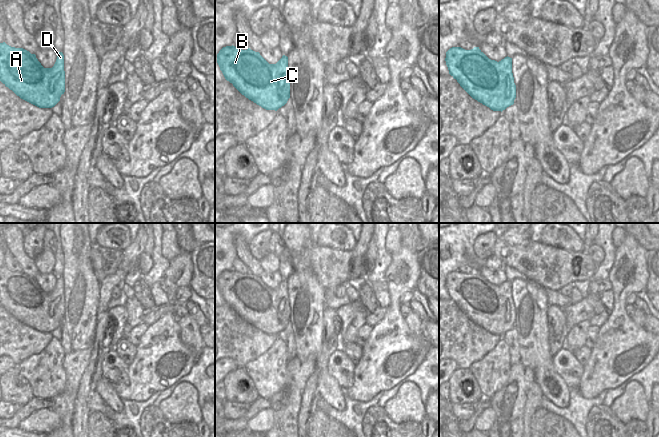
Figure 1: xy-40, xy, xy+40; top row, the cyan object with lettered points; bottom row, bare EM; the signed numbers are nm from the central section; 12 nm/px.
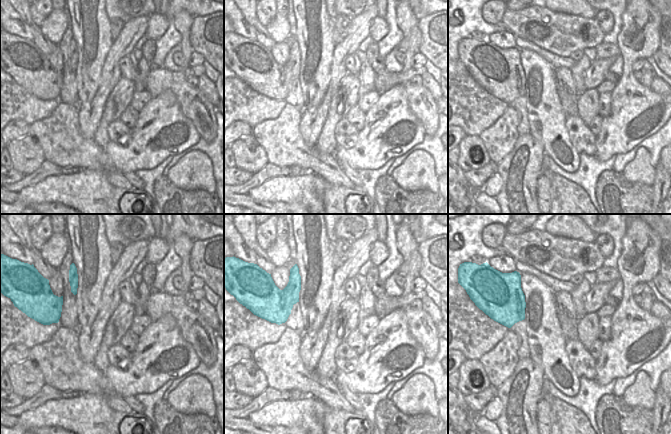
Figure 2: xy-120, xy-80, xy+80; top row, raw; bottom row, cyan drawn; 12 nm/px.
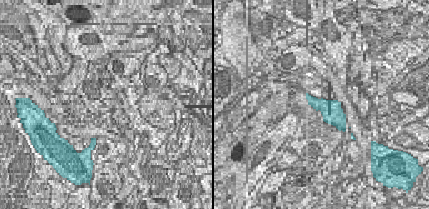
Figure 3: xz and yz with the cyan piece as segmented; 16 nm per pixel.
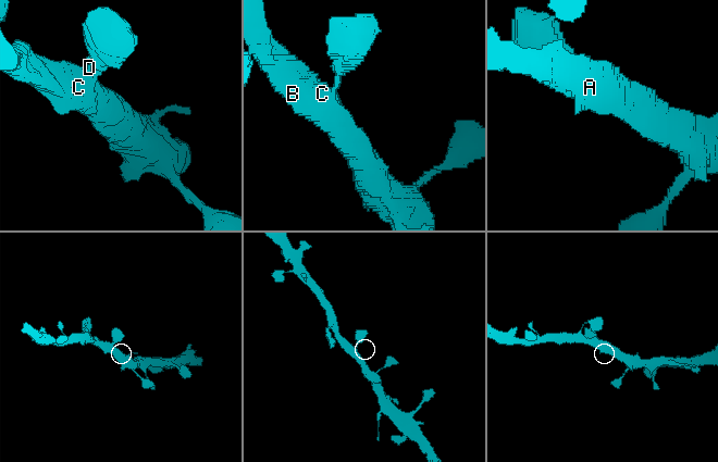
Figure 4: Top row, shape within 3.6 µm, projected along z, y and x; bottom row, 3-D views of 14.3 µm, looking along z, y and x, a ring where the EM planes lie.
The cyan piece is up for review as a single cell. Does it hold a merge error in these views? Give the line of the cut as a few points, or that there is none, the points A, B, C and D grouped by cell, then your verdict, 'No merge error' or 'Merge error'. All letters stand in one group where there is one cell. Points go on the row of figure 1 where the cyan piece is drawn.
No split. Groups: A B C D. No merge error

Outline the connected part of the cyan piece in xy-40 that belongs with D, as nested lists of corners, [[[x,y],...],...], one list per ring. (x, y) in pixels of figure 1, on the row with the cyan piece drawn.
[[[0,43],[0,81],[21,99],[39,107],[52,108],[65,92],[64,55],[57,52],[57,59],[52,68],[44,68],[35,54],[23,48],[15,48]]]

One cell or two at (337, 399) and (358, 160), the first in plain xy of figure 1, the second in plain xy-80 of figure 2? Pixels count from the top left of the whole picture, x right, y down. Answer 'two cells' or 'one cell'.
two cells

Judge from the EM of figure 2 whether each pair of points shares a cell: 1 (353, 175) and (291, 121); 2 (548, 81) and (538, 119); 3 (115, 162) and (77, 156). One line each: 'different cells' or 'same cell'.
1: different cells
2: same cell
3: different cells

